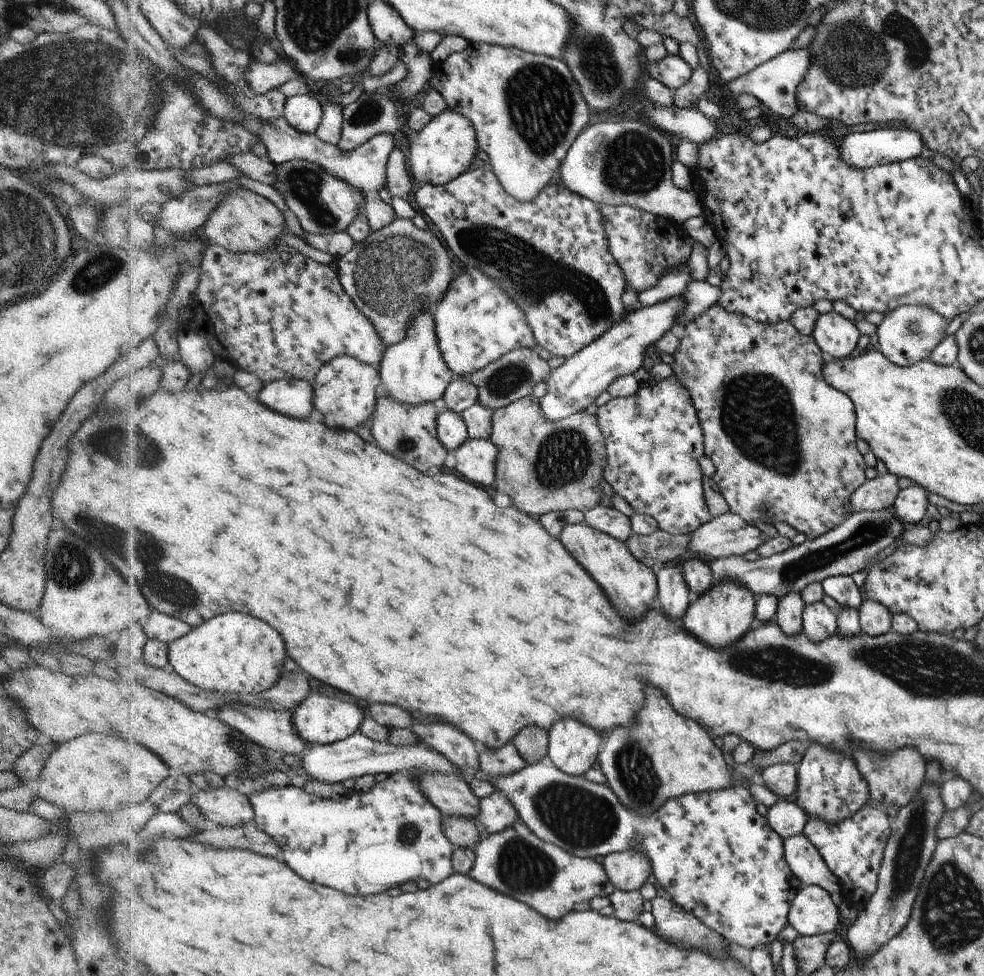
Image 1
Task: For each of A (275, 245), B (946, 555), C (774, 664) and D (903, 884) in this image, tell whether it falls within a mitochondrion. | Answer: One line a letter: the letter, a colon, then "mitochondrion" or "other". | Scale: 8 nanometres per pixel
A: other
B: other
C: mitochondrion
D: mitochondrion

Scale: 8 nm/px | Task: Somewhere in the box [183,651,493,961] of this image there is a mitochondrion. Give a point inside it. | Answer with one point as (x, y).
(241, 750)

